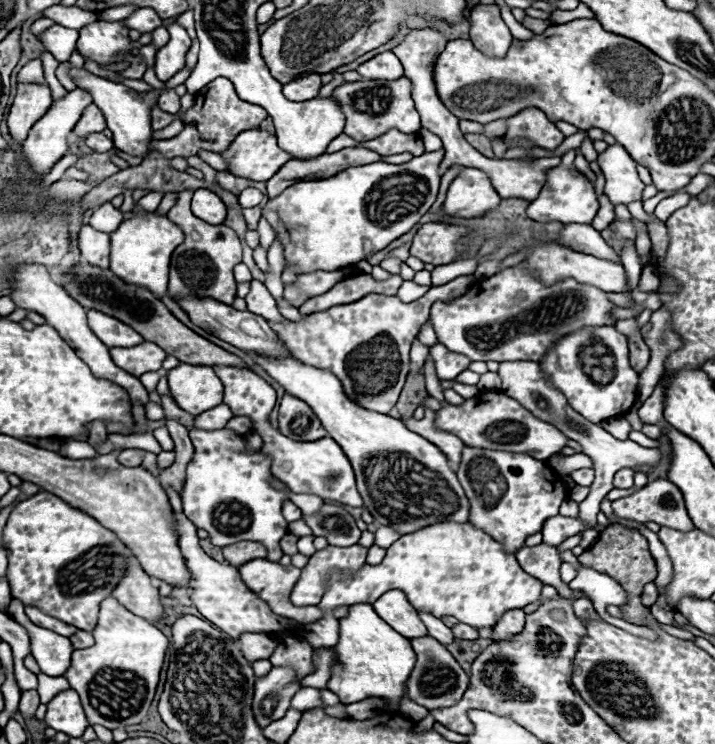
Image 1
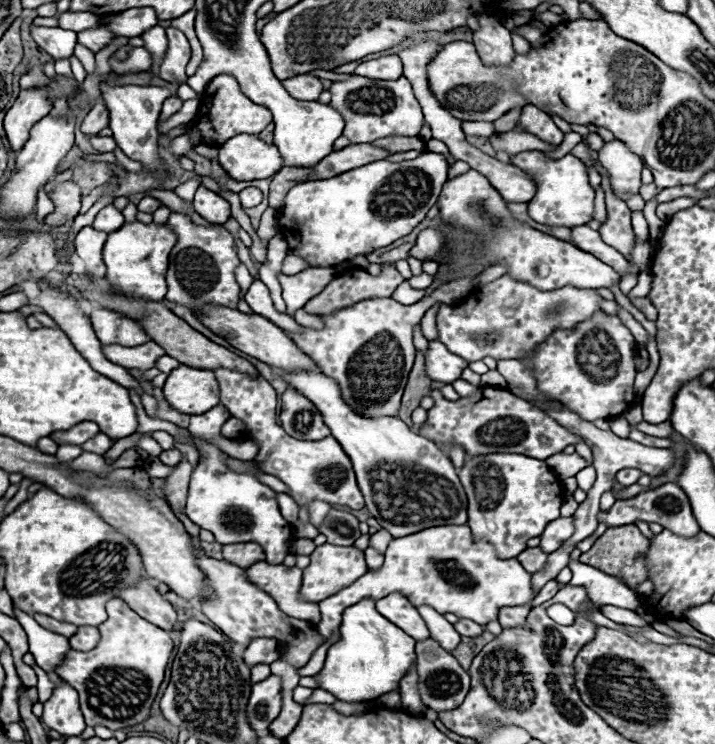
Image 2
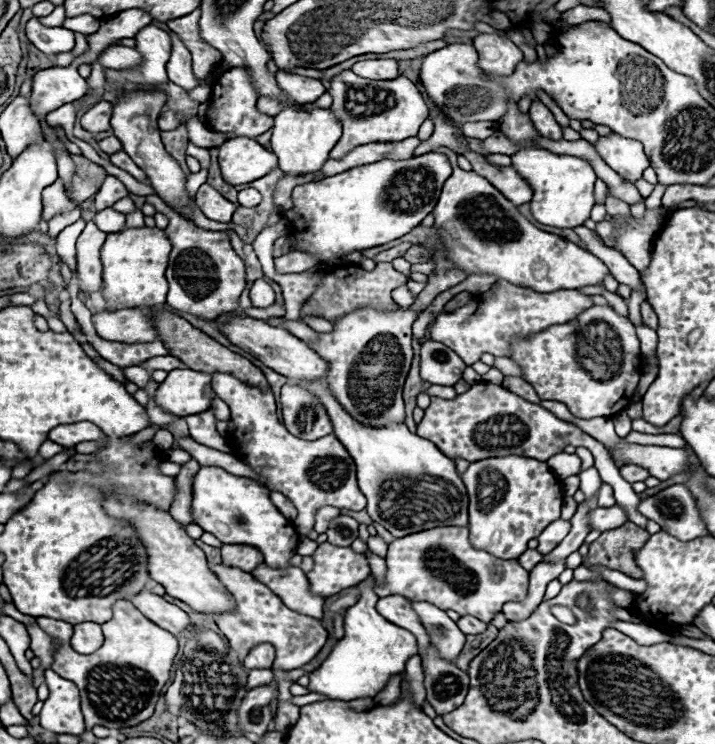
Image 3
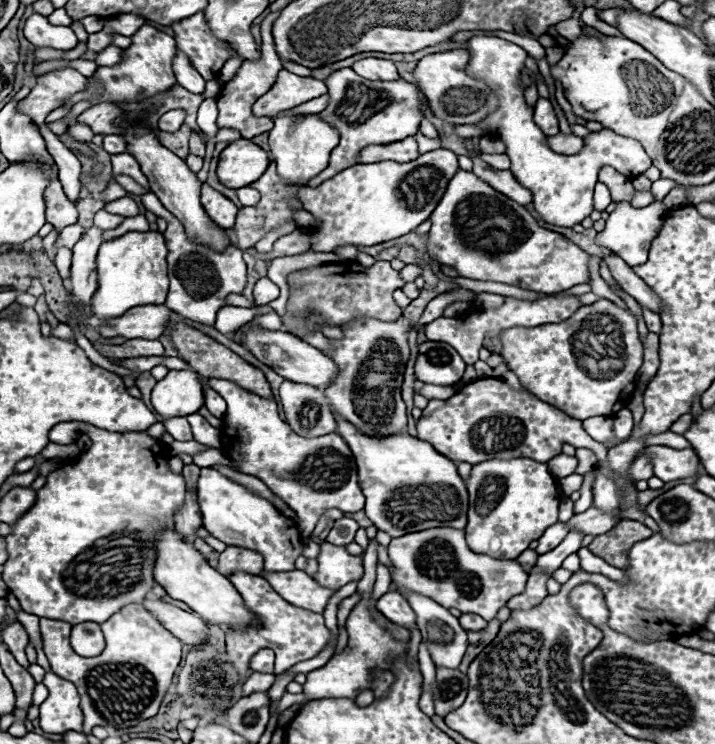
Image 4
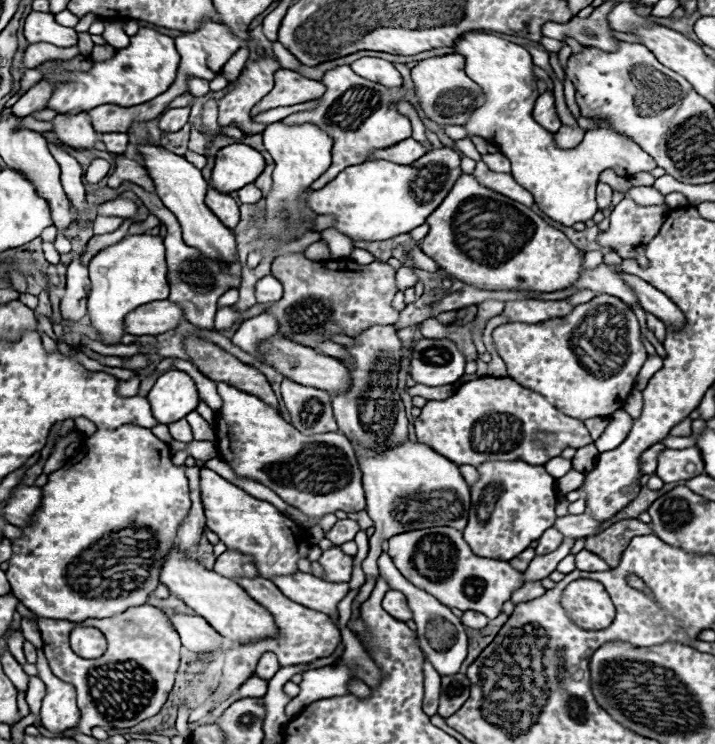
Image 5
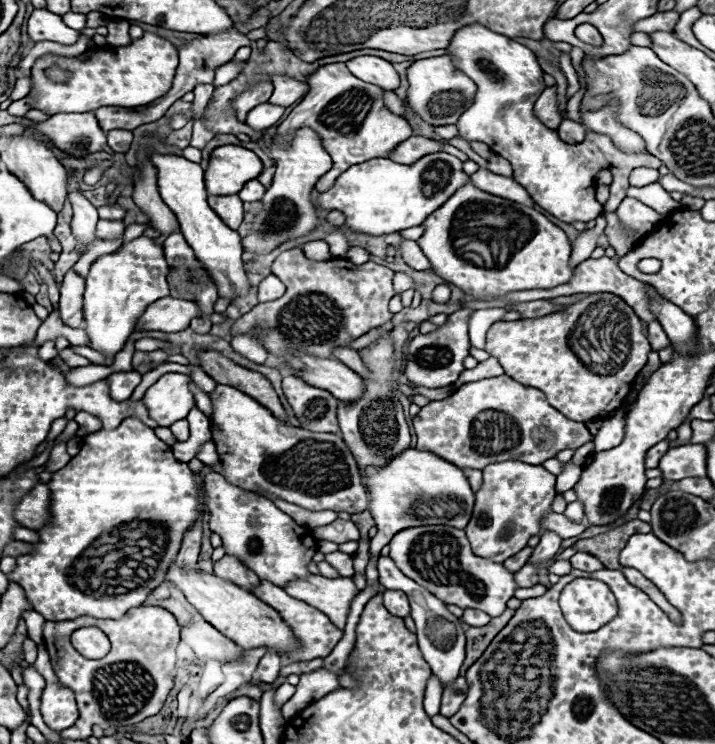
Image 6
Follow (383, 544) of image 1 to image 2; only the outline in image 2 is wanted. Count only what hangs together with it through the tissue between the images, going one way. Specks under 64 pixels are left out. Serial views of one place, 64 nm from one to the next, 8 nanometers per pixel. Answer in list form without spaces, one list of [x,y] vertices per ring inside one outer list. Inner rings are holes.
[[[380,530],[380,532],[376,532],[376,534],[370,536],[370,546],[372,546],[374,550],[378,550],[378,552],[384,554],[390,540],[392,540],[392,536],[390,536],[386,530]]]

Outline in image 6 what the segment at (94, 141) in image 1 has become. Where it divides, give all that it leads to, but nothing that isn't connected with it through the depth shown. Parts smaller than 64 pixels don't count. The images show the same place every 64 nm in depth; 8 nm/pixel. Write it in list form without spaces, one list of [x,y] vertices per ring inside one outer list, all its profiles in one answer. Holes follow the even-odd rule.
[[[110,130],[106,136],[108,136],[108,146],[112,148],[112,152],[120,152],[120,154],[128,152],[134,138],[132,132],[128,130]]]

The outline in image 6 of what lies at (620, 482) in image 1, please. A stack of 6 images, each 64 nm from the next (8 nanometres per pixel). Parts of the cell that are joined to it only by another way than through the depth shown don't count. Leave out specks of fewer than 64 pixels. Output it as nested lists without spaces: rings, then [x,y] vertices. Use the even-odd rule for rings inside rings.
[[[668,440],[664,442],[658,442],[656,446],[652,446],[646,454],[646,468],[656,468],[658,466],[658,460],[660,460],[660,454],[664,454],[664,450],[668,450]]]

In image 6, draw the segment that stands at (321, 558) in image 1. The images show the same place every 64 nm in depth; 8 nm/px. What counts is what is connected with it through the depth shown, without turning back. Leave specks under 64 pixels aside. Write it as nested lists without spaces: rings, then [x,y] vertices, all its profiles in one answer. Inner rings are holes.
[[[332,552],[332,554],[326,554],[326,562],[332,564],[340,576],[354,576],[354,566],[352,566],[352,556],[350,554],[344,554],[344,552]]]

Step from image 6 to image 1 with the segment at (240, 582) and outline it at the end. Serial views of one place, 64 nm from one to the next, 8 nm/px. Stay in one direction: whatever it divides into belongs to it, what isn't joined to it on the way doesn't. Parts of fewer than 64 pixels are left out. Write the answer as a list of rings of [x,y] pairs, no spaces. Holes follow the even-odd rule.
[[[236,542],[236,544],[224,546],[222,552],[224,552],[224,558],[232,566],[242,566],[242,564],[246,564],[250,560],[266,558],[266,548],[262,544],[258,544],[258,542]]]

